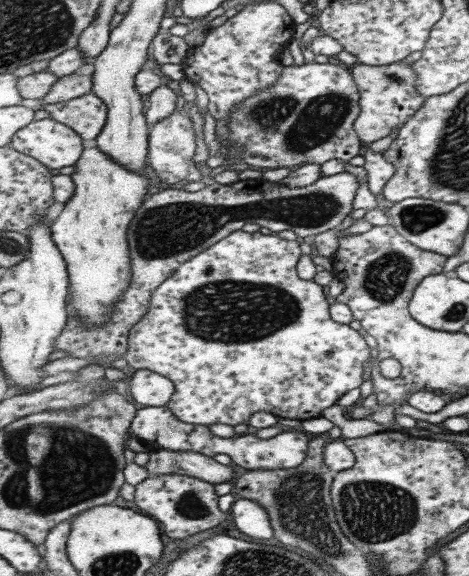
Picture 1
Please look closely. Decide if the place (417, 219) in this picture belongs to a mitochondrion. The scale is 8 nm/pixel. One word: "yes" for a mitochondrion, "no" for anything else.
yes

